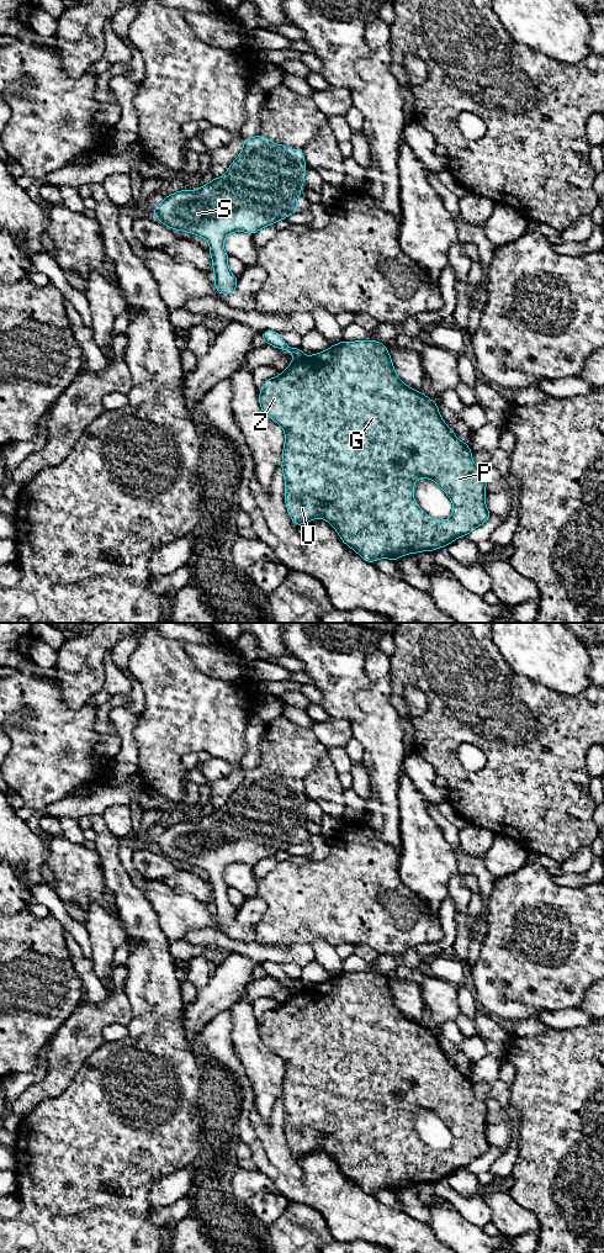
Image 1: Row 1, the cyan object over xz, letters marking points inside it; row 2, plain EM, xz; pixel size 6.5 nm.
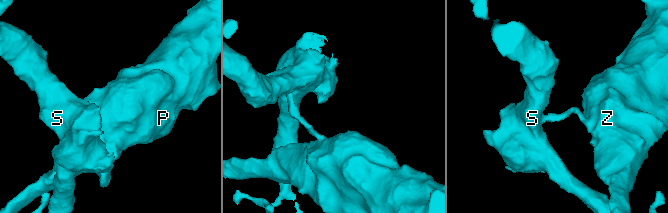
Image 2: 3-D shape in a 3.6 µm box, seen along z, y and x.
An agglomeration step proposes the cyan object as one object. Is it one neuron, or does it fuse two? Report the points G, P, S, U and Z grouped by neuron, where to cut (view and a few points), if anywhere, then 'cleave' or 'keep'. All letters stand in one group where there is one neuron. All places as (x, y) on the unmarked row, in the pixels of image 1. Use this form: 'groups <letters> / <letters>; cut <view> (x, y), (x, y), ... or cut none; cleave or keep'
groups G P U Z / S; cut xz (303, 987), (291, 994); cleave

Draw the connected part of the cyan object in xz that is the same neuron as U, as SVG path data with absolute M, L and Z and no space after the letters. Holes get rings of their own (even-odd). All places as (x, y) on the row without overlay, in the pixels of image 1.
M343 972L324 983L303 988L301 992L291 994L279 1008L267 1010L264 1014L263 1021L259 1025L259 1035L263 1043L285 1062L281 1100L285 1109L285 1135L292 1153L300 1158L316 1149L323 1149L333 1157L344 1175L370 1195L373 1195L377 1190L391 1190L397 1193L403 1186L434 1183L439 1179L447 1178L457 1169L473 1163L492 1148L486 1138L487 1106L475 1096L471 1080L465 1073L457 1070L454 1062L443 1052L438 1036L433 1031L426 1029L423 1024L408 1019L399 1011L387 978L377 972ZM419 1109L435 1112L449 1127L454 1136L450 1151L433 1151L418 1137L413 1127L413 1121L414 1114Z

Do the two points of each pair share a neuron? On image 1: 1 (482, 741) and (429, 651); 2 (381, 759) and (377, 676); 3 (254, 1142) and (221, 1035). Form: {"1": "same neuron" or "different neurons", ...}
{"1": "same neuron", "2": "same neuron", "3": "same neuron"}

